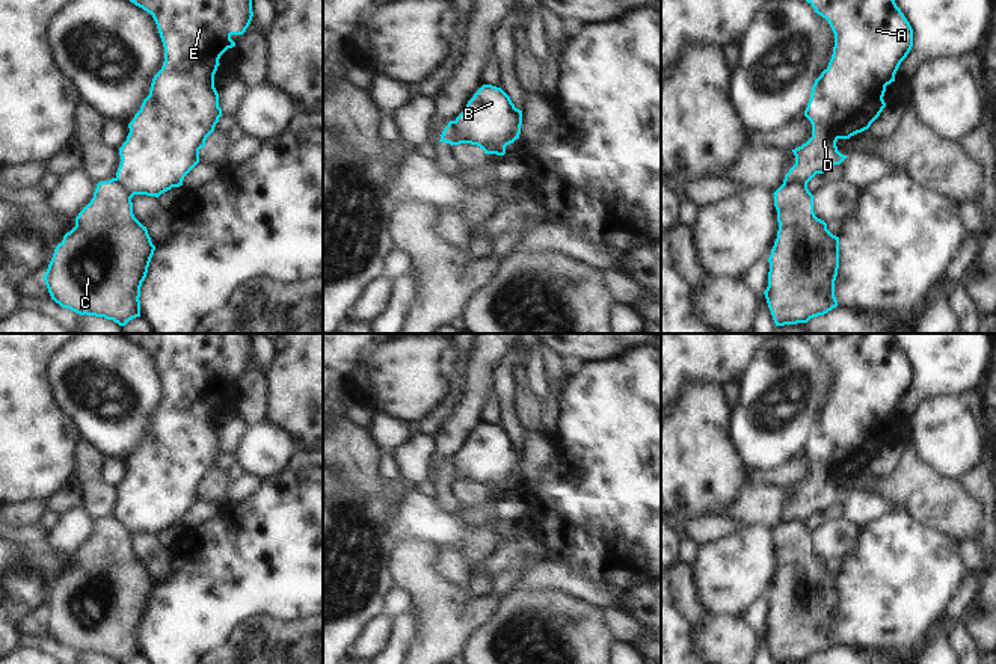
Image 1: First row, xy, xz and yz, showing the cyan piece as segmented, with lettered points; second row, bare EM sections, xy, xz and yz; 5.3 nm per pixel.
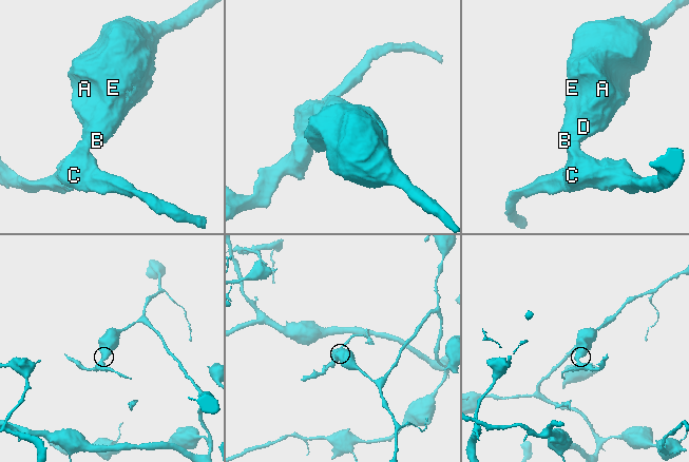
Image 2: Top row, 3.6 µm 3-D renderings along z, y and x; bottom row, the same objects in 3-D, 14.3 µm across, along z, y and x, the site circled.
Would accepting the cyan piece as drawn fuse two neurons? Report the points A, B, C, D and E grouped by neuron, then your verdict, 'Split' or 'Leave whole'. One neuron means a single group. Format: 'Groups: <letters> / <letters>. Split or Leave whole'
Groups: A B D E / C. Split

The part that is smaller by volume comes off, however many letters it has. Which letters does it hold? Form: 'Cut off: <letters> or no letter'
Cut off: C

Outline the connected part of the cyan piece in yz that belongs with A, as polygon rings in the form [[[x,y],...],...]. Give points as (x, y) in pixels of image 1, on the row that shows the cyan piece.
[[[806,0],[825,18],[835,33],[828,66],[815,80],[804,116],[812,124],[812,137],[792,149],[795,164],[783,183],[809,183],[816,174],[841,164],[848,155],[838,151],[839,139],[850,139],[871,127],[886,103],[886,86],[895,81],[901,62],[913,47],[913,29],[895,0]]]

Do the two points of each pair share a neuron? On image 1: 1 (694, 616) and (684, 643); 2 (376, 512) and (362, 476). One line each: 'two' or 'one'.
1: two
2: two

